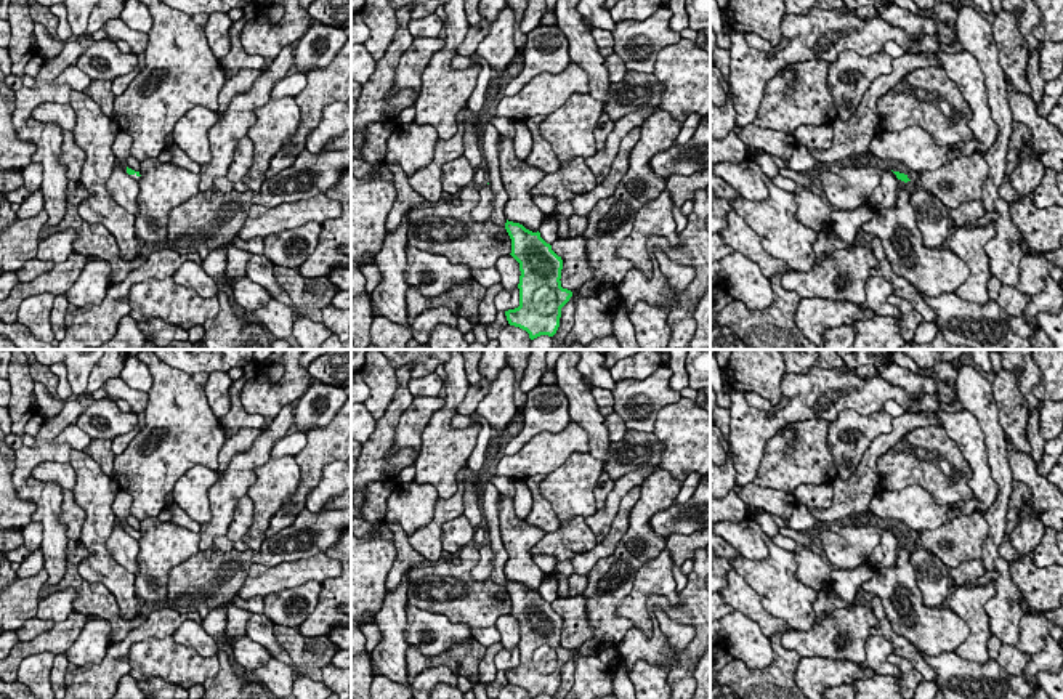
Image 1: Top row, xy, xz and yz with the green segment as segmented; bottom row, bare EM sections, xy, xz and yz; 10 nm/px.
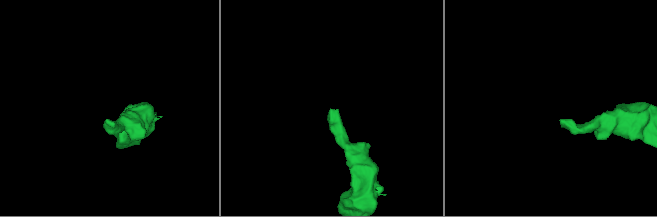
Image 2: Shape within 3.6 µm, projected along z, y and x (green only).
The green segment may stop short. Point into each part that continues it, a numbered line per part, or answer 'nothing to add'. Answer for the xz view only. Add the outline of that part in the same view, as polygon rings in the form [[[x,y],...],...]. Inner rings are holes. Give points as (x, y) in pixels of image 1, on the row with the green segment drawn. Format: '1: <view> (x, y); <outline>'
nothing to add

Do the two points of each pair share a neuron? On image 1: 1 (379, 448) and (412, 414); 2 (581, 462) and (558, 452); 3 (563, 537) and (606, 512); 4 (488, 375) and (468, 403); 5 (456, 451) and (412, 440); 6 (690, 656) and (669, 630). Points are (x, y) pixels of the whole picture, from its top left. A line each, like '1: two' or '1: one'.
1: two
2: two
3: two
4: one
5: two
6: two

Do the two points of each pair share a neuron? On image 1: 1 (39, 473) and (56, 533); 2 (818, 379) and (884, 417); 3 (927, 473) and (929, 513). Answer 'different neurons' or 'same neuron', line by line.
1: different neurons
2: different neurons
3: different neurons

